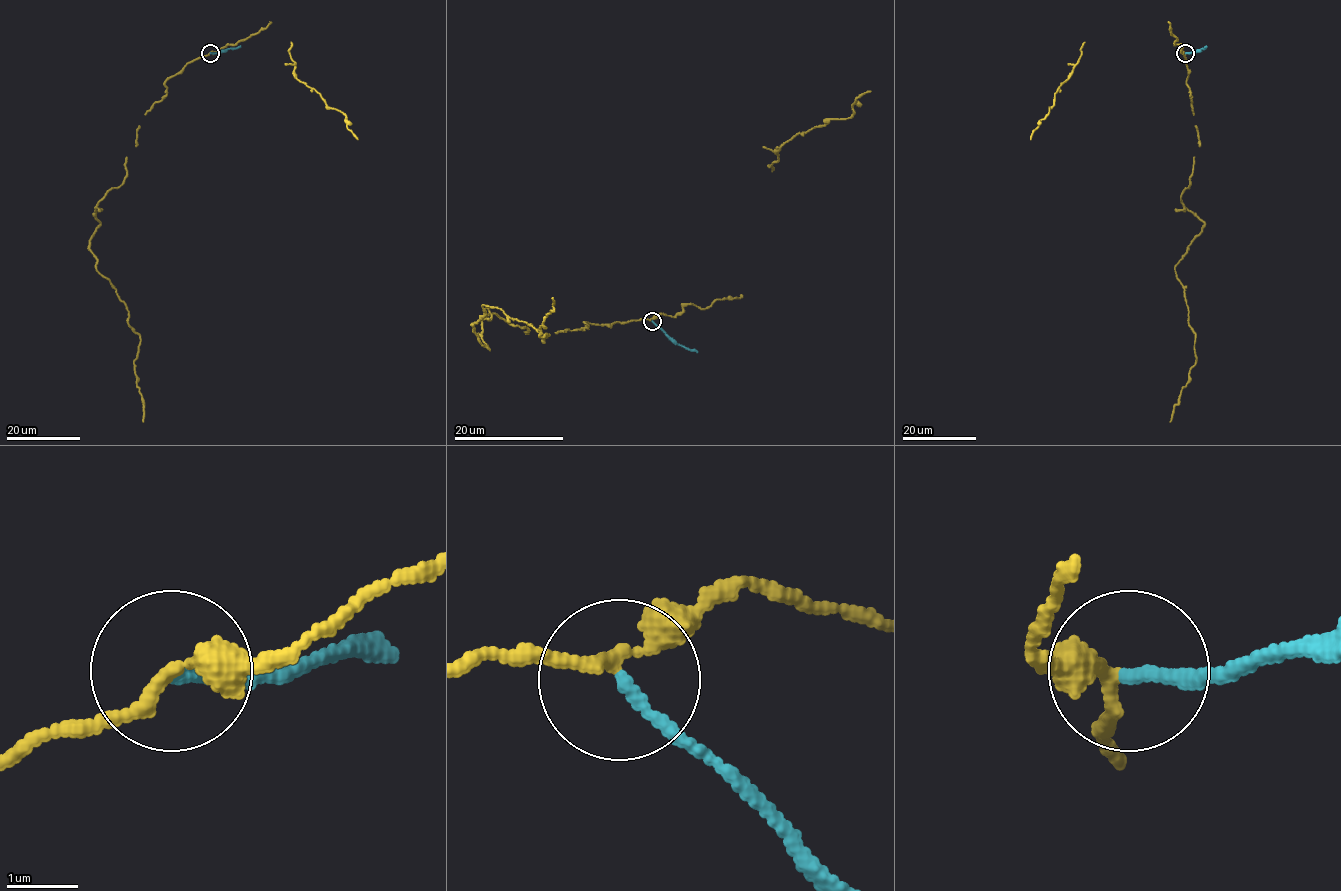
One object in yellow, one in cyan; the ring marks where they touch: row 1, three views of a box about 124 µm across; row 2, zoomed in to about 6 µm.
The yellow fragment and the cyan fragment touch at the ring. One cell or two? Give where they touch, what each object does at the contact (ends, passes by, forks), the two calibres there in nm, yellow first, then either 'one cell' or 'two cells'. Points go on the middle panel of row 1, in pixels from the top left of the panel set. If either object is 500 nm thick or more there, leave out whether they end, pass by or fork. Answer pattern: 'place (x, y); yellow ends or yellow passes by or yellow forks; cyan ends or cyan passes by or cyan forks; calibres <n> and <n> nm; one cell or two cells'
place (652, 321); yellow passes by; cyan ends; calibres 200 and 160 nm; two cells

